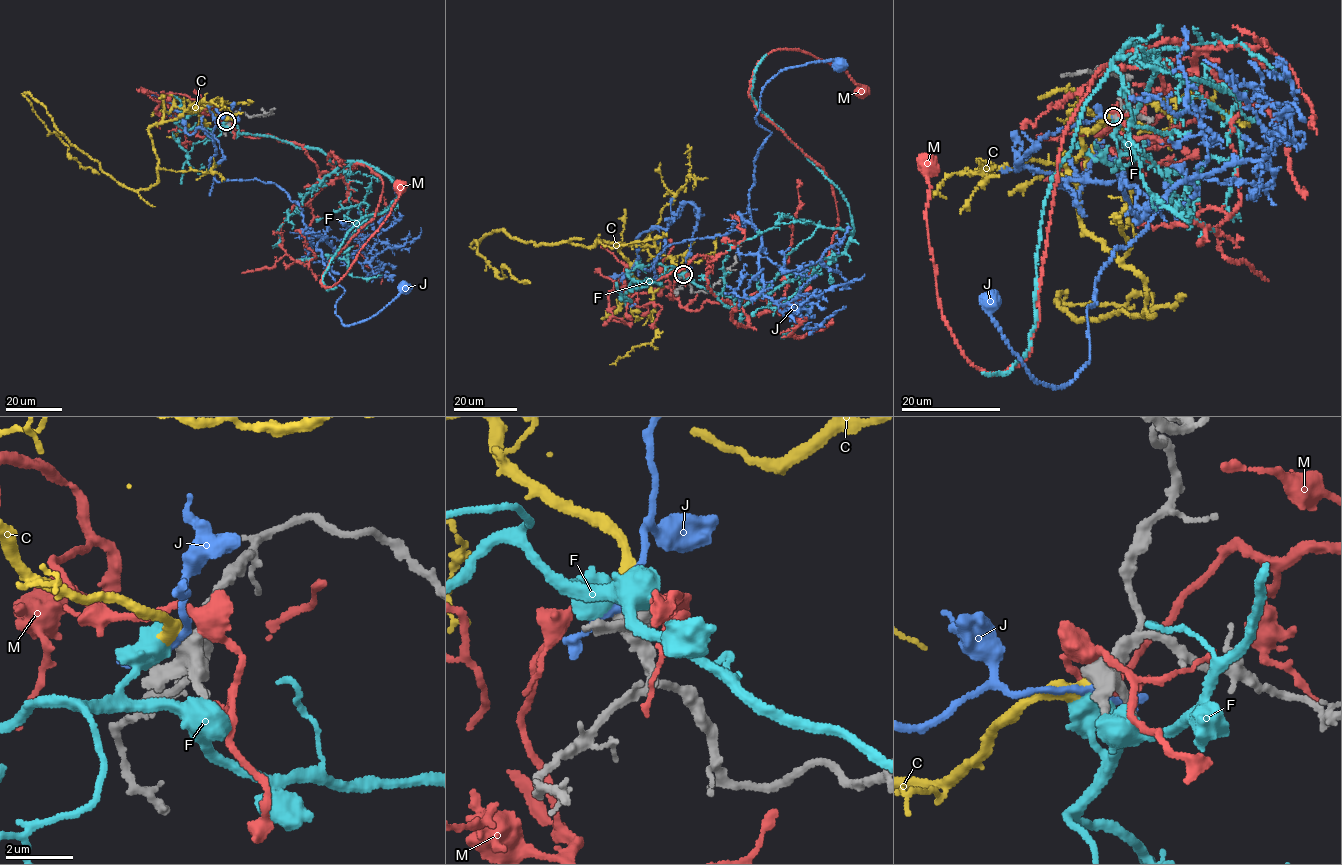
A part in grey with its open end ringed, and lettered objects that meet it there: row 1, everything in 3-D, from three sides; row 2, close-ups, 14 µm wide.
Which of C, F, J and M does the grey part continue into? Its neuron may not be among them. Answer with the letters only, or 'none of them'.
C

